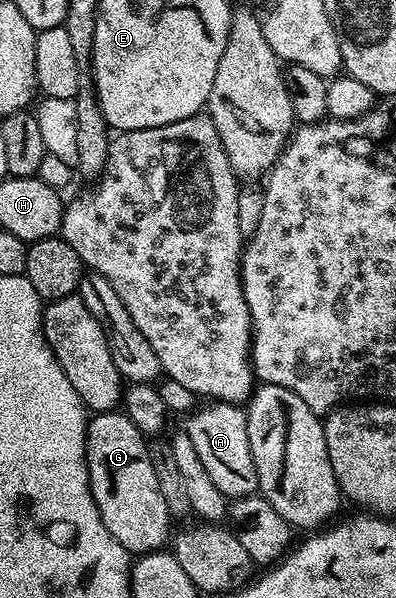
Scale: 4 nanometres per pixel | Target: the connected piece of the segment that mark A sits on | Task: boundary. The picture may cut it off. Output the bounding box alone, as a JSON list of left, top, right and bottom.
[184,401,258,500]

